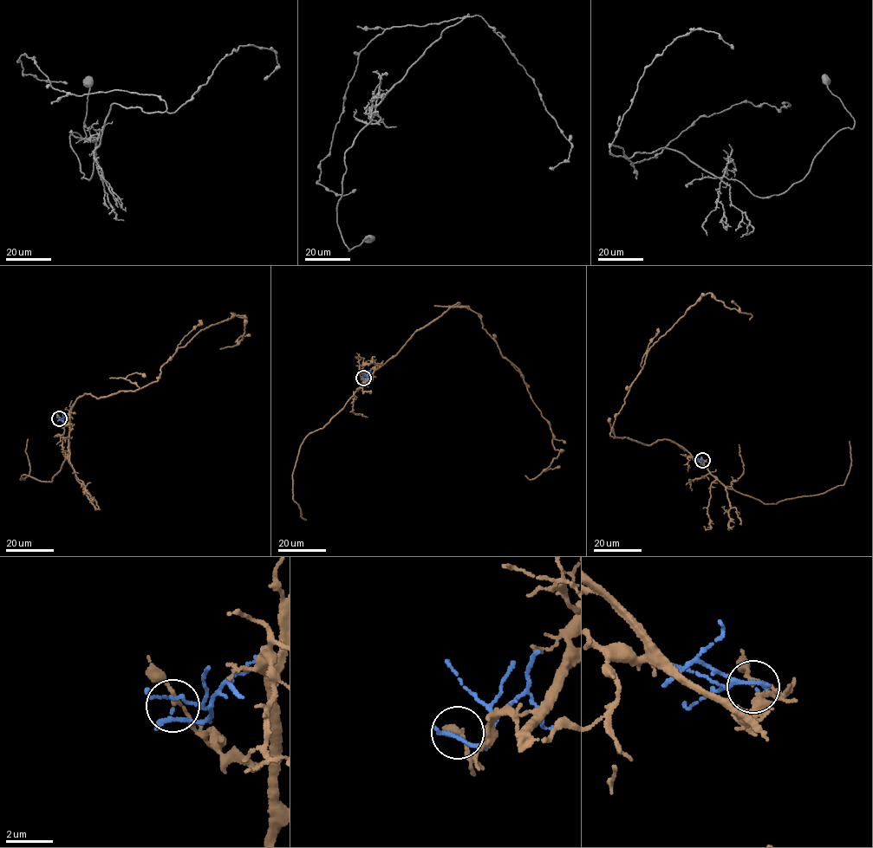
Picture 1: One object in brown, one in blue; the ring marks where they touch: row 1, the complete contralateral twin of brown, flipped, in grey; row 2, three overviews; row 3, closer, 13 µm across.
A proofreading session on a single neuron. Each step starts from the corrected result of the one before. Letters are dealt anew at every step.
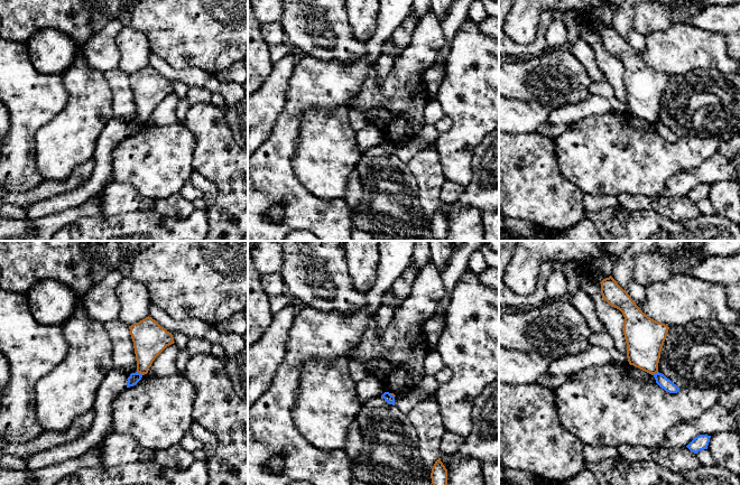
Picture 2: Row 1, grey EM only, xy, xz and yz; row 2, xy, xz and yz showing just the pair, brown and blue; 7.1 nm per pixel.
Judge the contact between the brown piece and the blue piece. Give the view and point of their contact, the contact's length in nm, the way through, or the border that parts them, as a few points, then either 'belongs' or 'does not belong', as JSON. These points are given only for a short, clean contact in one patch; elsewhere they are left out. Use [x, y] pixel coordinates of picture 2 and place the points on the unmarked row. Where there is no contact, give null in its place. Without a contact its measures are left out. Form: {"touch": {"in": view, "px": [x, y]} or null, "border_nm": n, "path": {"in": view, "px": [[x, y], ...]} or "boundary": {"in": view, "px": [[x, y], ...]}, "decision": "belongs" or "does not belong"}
{"touch": {"in": "xy", "px": [140, 122]}, "border_nm": 50, "boundary": {"in": "xy", "px": [[137, 120], [142, 123]]}, "decision": "does not belong"}

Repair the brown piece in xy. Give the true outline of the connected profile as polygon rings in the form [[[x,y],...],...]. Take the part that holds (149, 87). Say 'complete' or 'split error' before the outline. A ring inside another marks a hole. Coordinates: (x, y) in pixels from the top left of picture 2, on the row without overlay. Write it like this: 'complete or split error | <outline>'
complete | [[[149,65],[129,75],[129,78],[133,91],[137,121],[145,124],[155,108],[175,92],[174,86]]]

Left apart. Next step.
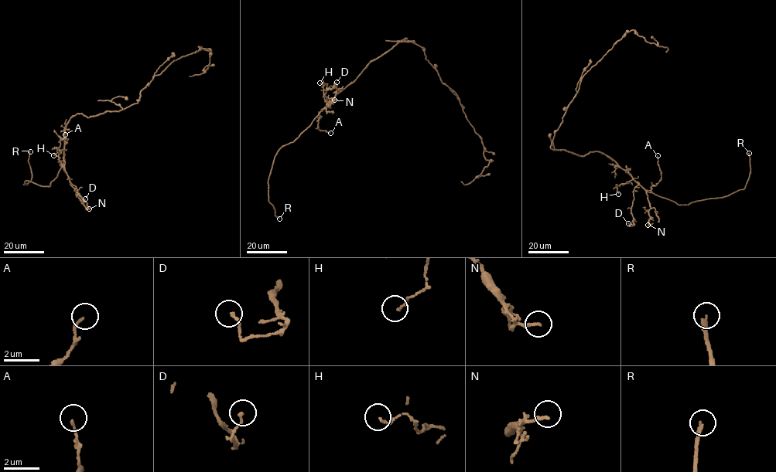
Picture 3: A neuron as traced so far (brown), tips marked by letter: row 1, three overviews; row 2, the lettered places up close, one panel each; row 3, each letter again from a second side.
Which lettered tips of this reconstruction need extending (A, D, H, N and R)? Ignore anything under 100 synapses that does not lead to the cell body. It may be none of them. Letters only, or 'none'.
R

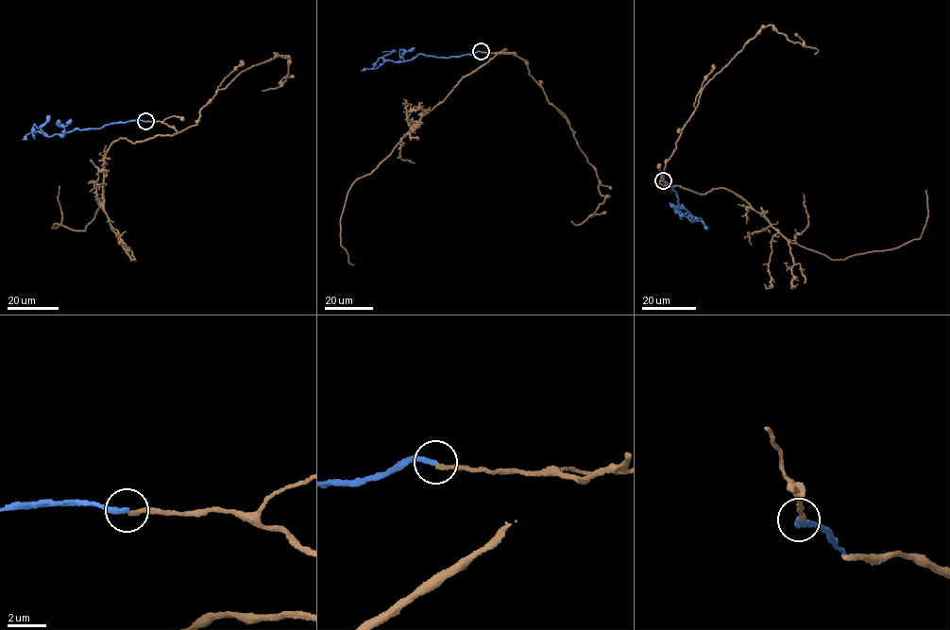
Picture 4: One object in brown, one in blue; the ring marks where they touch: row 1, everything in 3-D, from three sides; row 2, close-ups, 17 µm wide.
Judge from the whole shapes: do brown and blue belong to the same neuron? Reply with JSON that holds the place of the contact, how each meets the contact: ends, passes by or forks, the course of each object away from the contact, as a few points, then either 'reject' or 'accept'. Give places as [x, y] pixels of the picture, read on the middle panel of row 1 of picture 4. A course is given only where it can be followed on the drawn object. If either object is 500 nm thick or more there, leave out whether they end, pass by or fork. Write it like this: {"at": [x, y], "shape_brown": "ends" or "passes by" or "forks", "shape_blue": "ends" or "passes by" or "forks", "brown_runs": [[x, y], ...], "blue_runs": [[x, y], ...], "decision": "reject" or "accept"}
{"at": [481, 51], "shape_brown": "ends", "shape_blue": "ends", "brown_runs": [[481, 52], [499, 53], [506, 49], [464, 76], [391, 154], [351, 187], [340, 220], [341, 243], [353, 265]], "blue_runs": [[481, 52], [444, 58], [418, 54], [410, 59], [386, 60], [378, 67], [361, 71]], "decision": "reject"}

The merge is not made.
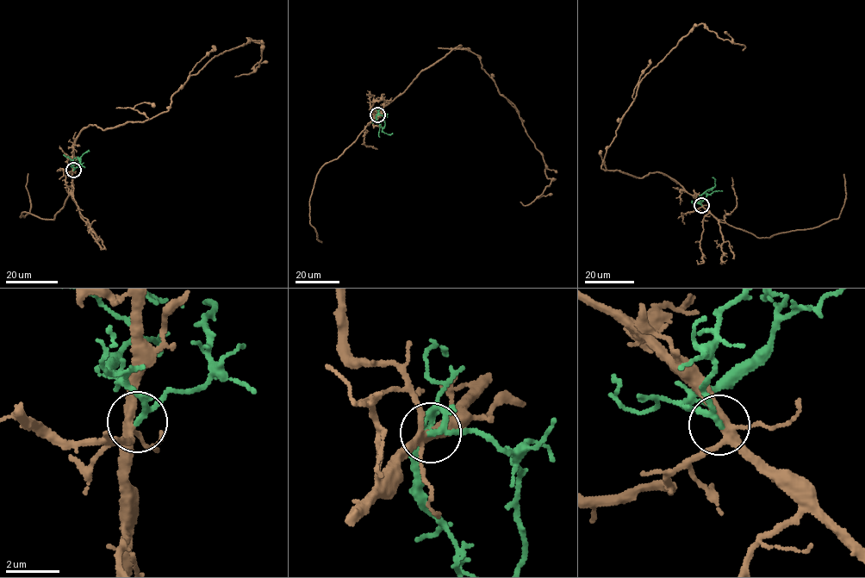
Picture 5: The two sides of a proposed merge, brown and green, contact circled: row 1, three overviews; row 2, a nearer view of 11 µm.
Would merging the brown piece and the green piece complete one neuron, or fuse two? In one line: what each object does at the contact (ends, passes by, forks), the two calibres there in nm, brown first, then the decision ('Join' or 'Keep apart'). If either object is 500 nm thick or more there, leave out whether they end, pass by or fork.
At the ring brown forks. At the ring green passes by. Thickness 300 nm (brown) against 180 nm. Join

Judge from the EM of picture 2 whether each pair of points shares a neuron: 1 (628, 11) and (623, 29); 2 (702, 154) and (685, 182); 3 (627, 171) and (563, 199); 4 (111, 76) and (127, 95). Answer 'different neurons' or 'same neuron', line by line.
1: same neuron
2: different neurons
3: different neurons
4: same neuron

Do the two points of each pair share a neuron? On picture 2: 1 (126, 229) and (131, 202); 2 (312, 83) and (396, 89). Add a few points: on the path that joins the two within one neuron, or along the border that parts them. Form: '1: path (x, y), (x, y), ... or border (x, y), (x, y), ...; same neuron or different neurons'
1: border (140, 207), (133, 211), (103, 216); different neurons
2: border (375, 64), (370, 68), (360, 90), (347, 106); different neurons

